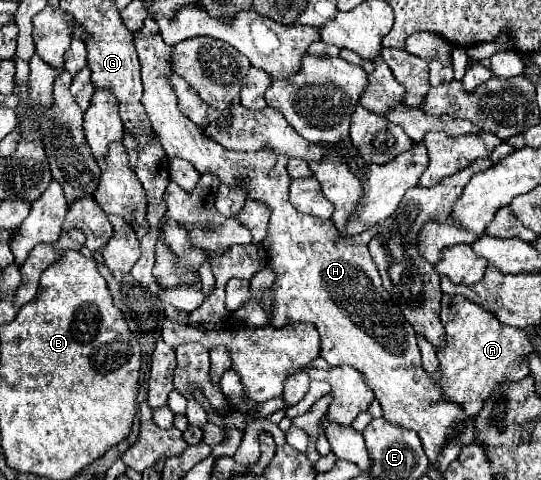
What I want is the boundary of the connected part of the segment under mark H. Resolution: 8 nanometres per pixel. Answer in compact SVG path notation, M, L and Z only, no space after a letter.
M147 17L143 27L135 33L135 47L141 61L141 103L167 155L171 159L187 159L199 173L211 171L229 185L247 179L247 199L257 199L271 209L267 235L271 239L271 251L267 259L277 273L271 287L275 295L271 325L285 327L301 321L313 323L321 333L321 357L331 367L351 365L361 371L367 385L375 391L385 419L397 427L417 431L425 455L431 463L437 463L437 451L445 447L449 431L453 431L461 419L469 417L461 411L461 407L457 407L457 403L451 403L441 395L441 389L427 379L425 371L419 373L421 355L415 331L409 327L401 311L397 311L393 301L389 307L389 295L381 285L377 265L367 249L367 243L379 235L379 225L363 231L361 235L337 239L333 225L327 225L325 219L301 215L289 201L291 177L287 173L285 155L275 155L271 149L251 153L228 150L213 139L205 139L205 135L201 135L201 127L179 111L177 95L169 83L169 75L173 73L169 67L173 47L165 45L161 31L151 17Z

